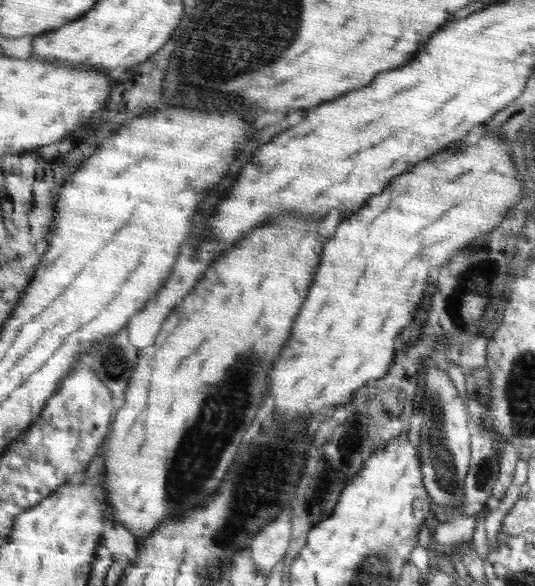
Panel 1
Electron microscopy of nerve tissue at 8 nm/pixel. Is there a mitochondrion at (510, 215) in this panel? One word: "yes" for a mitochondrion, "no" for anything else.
no

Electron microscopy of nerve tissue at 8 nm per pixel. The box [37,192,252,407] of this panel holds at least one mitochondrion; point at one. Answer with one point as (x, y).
(113, 359)

